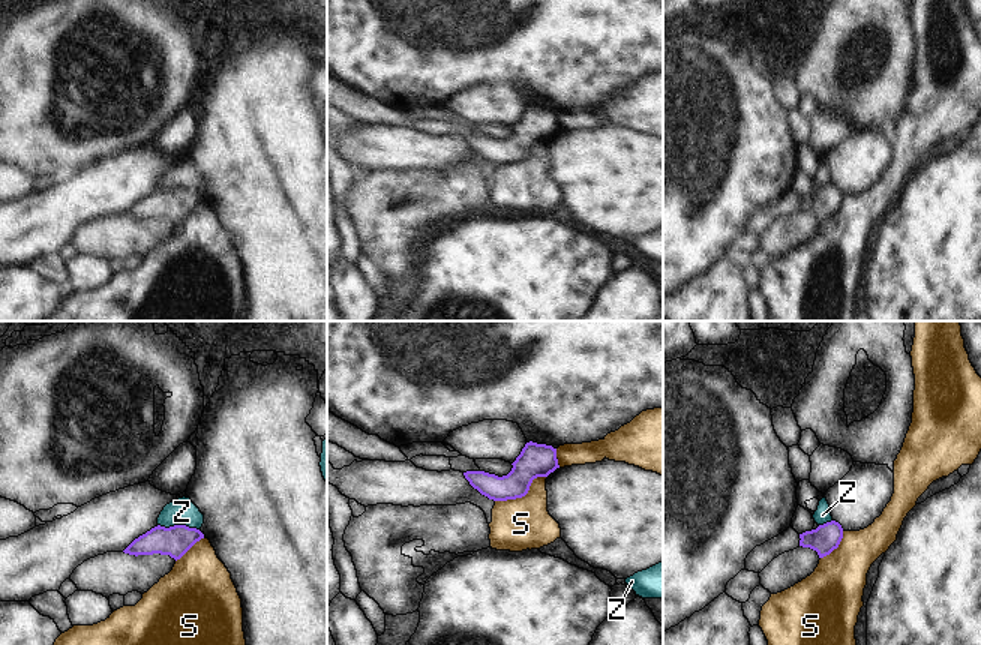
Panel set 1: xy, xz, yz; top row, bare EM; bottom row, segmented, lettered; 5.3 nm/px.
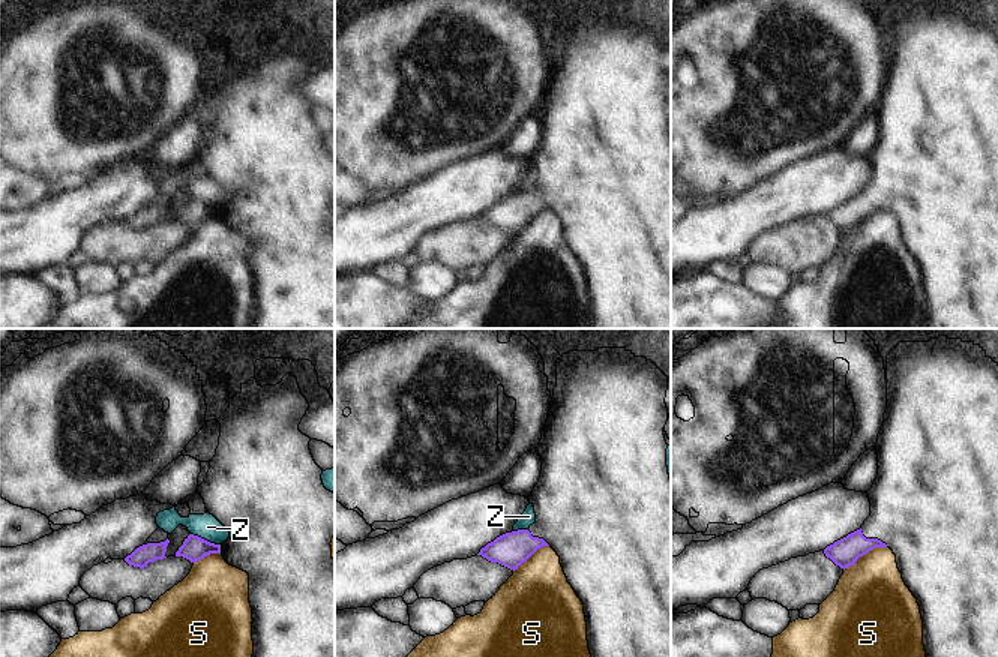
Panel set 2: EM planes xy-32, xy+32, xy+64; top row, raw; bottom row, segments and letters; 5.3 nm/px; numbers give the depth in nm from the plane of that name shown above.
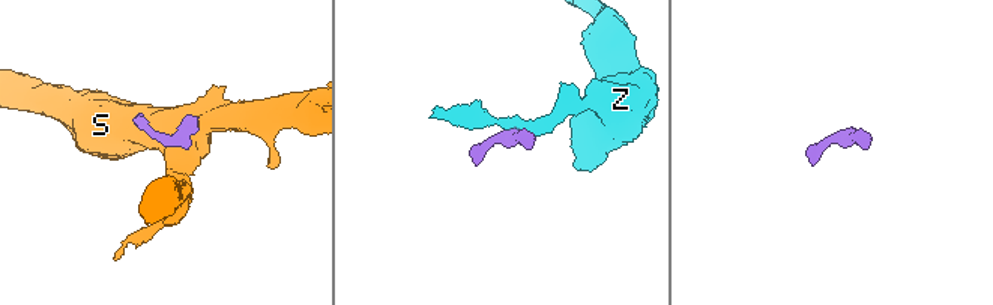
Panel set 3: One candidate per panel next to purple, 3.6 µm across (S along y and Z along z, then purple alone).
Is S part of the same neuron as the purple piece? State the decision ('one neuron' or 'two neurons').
two neurons

